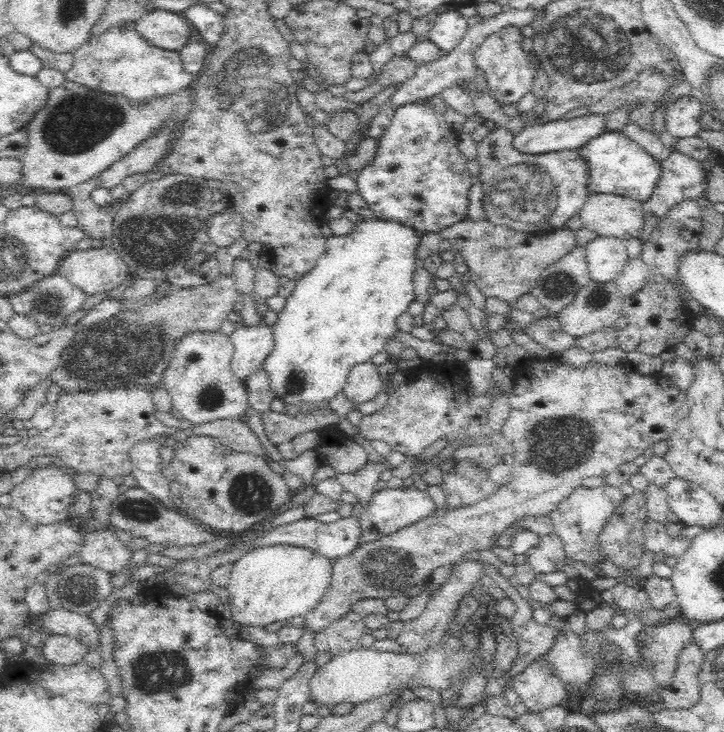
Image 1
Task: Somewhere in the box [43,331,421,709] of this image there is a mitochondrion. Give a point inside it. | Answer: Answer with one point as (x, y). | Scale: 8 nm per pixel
(163, 671)

